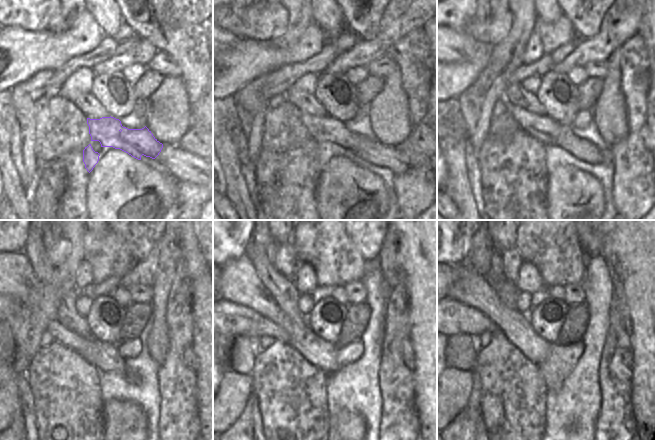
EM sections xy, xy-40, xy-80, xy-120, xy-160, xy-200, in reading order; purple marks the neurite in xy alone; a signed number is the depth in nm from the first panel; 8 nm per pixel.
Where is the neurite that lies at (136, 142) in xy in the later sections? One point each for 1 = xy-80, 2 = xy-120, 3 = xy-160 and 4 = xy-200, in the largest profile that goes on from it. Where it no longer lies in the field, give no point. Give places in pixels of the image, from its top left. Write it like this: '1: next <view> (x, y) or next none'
1: next xy-80 (542, 127)
2: next xy-120 (84, 346)
3: next xy-160 (234, 319)
4: next xy-200 (457, 317)

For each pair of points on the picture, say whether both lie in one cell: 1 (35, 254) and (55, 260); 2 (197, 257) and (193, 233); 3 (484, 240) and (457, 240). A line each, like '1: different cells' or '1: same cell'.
1: different cells
2: same cell
3: different cells

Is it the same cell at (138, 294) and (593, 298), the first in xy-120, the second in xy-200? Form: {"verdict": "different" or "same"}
{"verdict": "different"}

